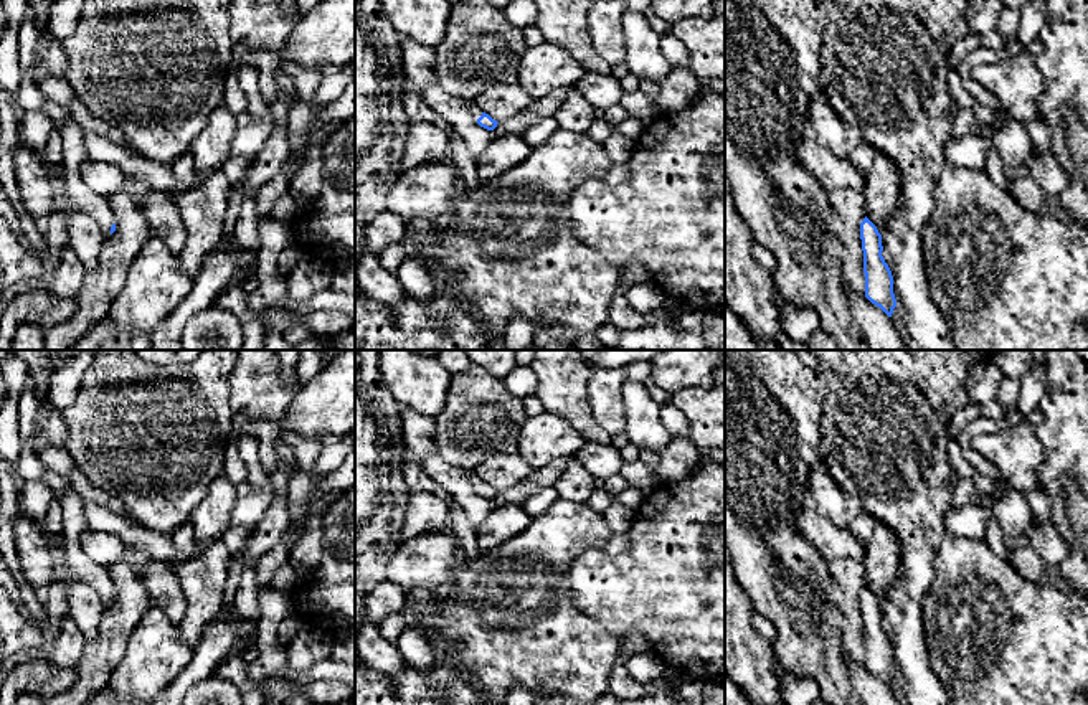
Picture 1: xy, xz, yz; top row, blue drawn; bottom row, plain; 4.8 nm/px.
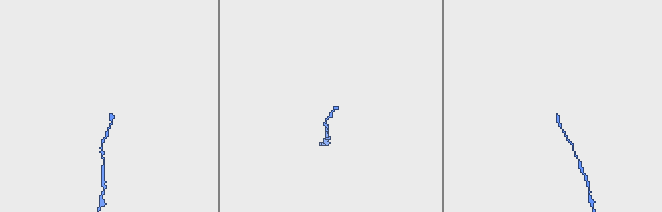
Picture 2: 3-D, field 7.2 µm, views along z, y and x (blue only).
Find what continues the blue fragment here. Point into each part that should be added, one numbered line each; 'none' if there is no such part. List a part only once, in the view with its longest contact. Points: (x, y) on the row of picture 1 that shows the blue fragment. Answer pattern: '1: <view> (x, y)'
1: xz (473, 108)

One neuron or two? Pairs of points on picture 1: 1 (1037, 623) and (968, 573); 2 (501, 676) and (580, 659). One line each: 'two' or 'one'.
1: one
2: one

